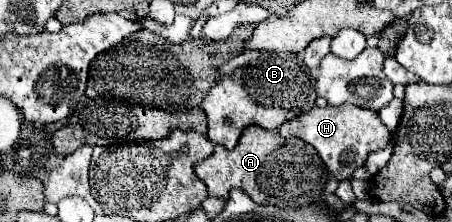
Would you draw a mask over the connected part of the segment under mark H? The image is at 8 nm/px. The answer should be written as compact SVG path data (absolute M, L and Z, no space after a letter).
M341 104L341 106L325 106L325 108L313 108L311 112L303 114L301 118L293 118L285 122L279 128L281 136L297 136L311 144L317 154L321 156L325 168L337 178L337 180L349 180L351 174L365 166L367 156L375 150L381 150L385 142L389 140L387 126L379 120L379 114L373 110L365 110L353 104Z

